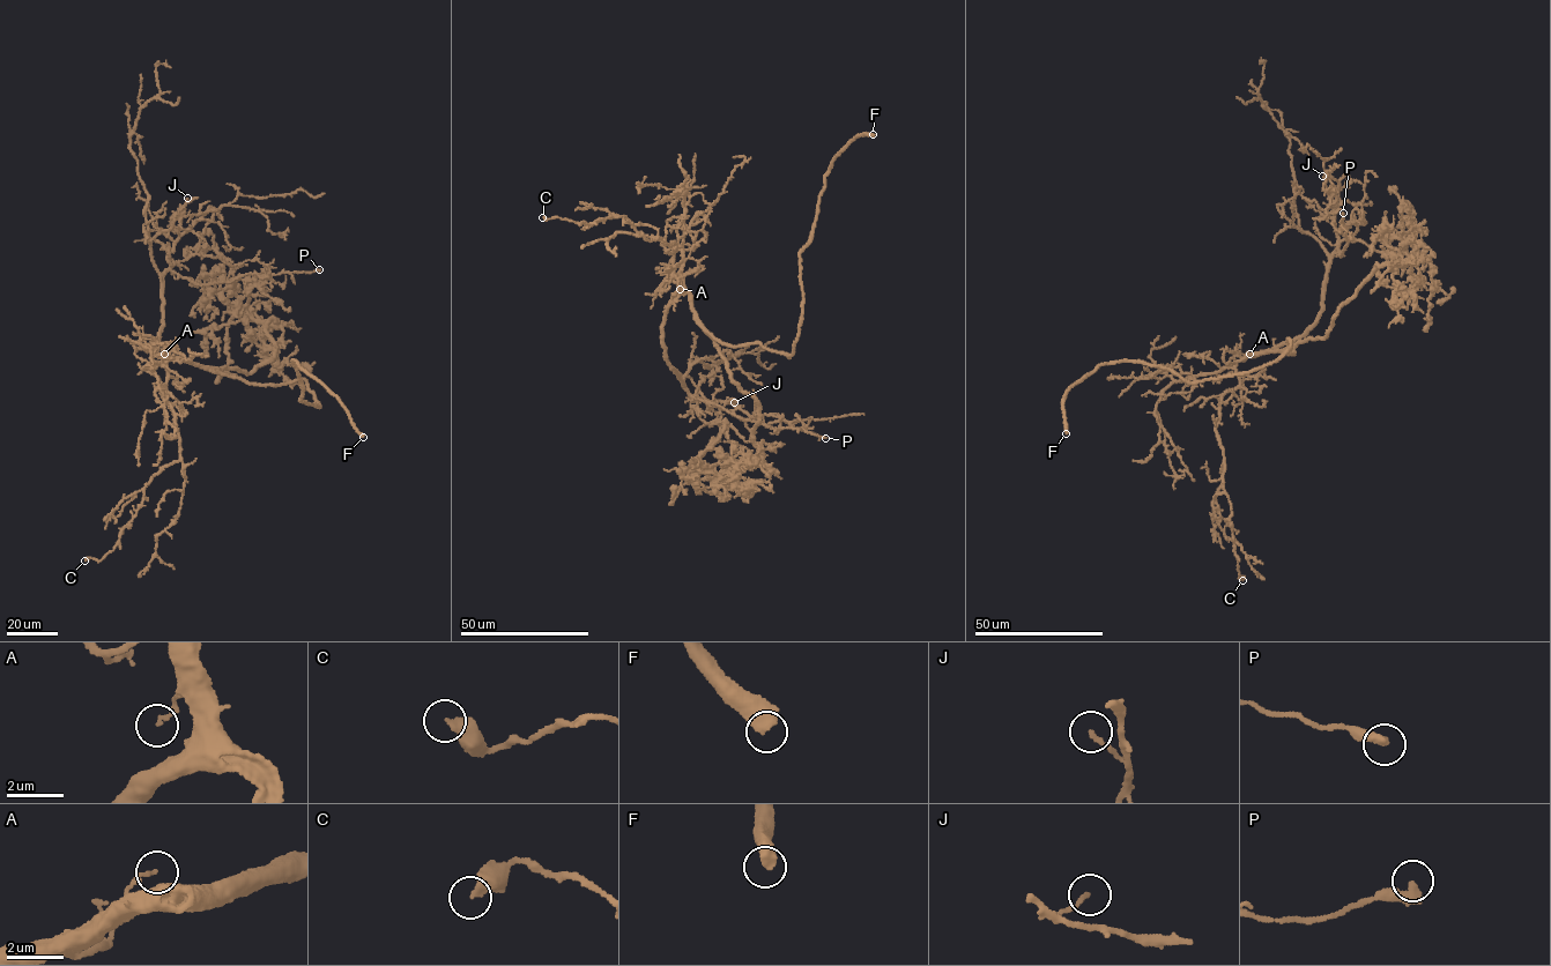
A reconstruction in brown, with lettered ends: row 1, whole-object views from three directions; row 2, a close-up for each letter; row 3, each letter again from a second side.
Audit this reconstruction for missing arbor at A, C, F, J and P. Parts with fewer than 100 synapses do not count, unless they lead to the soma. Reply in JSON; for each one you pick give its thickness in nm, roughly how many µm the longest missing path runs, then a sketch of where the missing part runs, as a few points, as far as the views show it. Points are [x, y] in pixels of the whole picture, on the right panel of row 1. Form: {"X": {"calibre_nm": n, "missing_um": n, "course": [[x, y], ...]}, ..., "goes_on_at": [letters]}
{"F": {"calibre_nm": 600, "missing_um": 15, "course": [[1066, 433], [1083, 454]]}, "goes_on_at": ["F"]}

